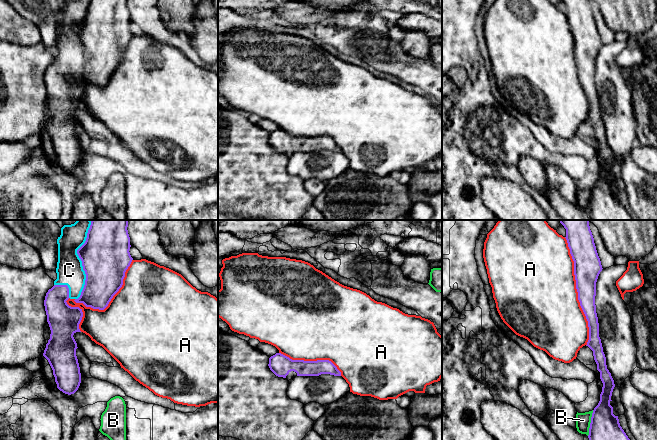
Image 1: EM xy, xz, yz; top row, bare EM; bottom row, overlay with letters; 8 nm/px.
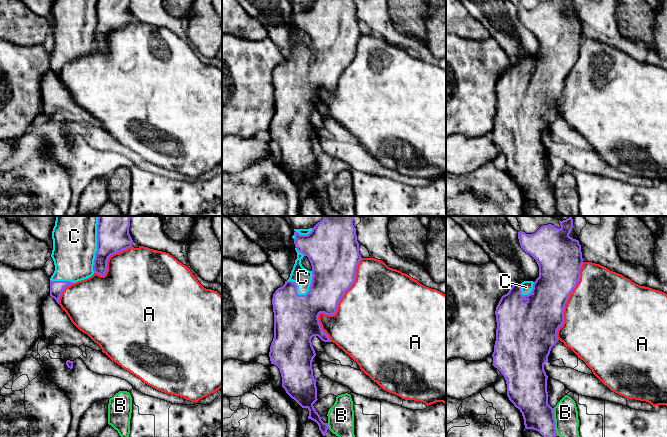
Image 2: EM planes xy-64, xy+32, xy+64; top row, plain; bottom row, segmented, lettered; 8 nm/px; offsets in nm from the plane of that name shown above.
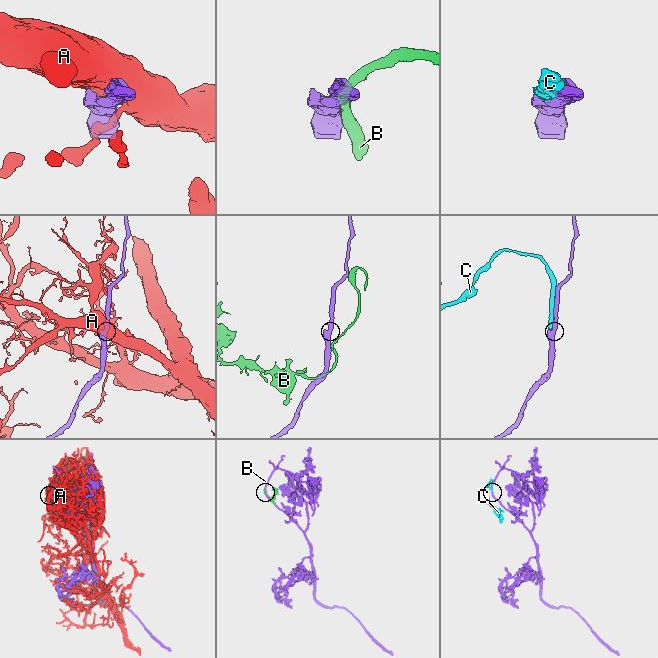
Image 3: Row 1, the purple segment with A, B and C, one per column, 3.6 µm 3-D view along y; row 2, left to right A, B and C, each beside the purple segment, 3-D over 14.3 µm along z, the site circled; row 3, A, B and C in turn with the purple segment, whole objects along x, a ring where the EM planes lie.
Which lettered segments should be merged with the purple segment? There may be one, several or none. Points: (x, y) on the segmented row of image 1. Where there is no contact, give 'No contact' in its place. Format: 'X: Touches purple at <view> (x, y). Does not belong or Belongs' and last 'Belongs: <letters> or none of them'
A: Touches purple at yz (577, 291). Does not belong
B: Touches purple at yz (590, 423). Does not belong
C: Touches purple at xy (81, 260). Belongs
Belongs: C

